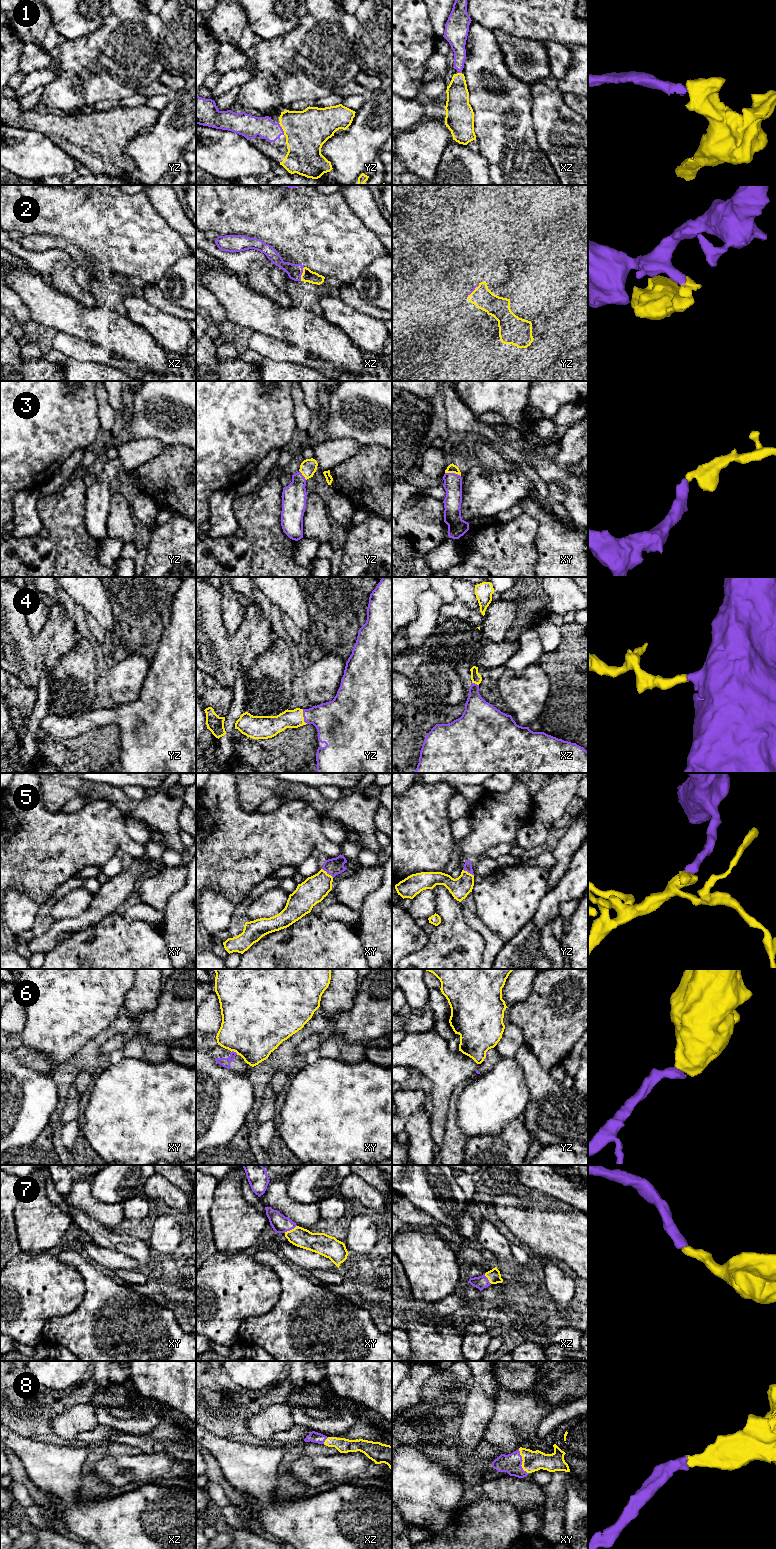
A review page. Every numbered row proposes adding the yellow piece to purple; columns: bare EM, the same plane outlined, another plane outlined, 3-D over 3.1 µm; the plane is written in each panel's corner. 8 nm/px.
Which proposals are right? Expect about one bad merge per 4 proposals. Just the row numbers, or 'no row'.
1, 2, 3, 4, 5, 7, 8

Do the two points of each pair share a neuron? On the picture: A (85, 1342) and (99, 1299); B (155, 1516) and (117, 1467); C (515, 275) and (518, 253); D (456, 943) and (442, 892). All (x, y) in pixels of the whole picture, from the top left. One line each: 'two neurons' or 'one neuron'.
A: one neuron
B: two neurons
C: one neuron
D: one neuron

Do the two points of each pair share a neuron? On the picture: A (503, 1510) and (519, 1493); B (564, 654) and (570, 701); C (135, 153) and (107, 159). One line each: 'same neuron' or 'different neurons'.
A: different neurons
B: same neuron
C: different neurons

